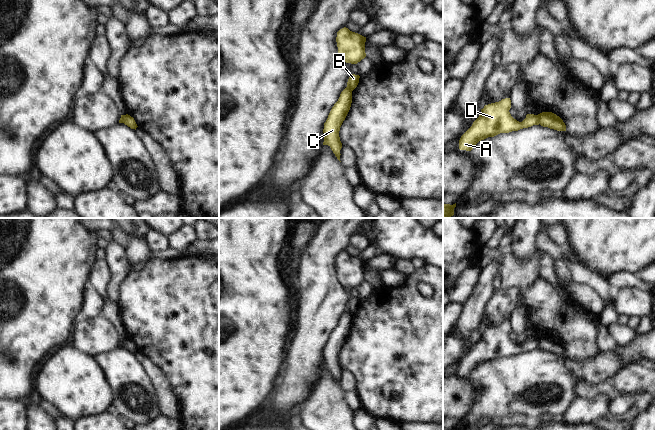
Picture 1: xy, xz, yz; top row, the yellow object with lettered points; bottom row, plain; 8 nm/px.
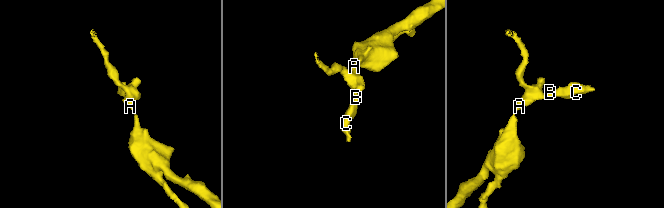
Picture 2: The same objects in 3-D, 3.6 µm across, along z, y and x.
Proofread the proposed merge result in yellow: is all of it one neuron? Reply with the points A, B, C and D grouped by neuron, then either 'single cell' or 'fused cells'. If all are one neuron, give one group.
groups A B D / C; fused cells

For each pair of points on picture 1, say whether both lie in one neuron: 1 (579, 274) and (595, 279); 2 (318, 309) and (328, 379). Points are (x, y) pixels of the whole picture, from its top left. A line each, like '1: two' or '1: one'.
1: one
2: two

